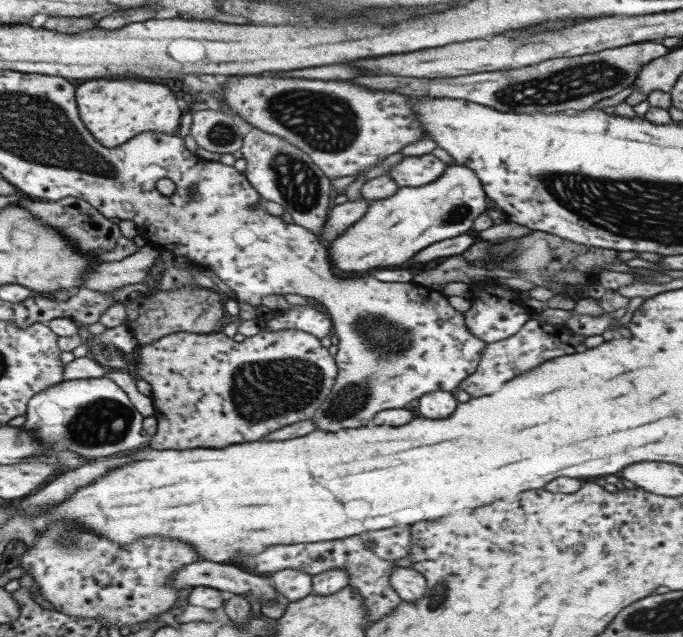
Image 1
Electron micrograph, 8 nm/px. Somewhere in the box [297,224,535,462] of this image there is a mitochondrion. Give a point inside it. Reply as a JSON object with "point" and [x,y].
{"point":[387,338]}

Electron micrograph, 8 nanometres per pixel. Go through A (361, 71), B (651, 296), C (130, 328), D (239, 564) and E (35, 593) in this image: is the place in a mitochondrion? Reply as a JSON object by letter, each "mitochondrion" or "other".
{"A":"other","B":"other","C":"other","D":"other","E":"other"}

